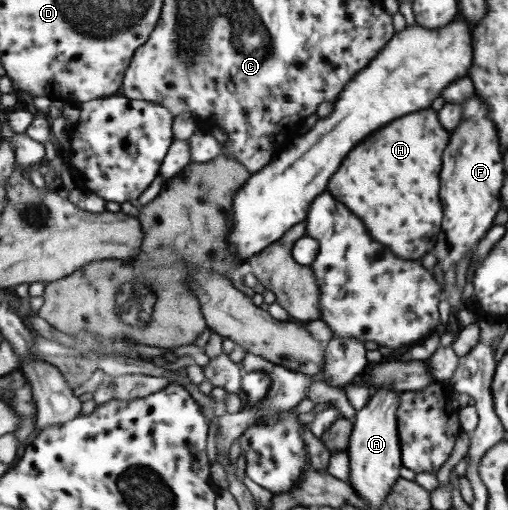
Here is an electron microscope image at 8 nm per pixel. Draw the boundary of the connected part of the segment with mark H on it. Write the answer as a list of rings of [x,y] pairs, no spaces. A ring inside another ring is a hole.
[[[429,108],[423,112],[415,112],[411,116],[403,116],[399,120],[393,120],[373,136],[369,136],[347,160],[343,162],[343,168],[334,174],[328,187],[328,191],[345,203],[363,222],[367,222],[367,228],[371,228],[371,234],[381,244],[389,246],[395,255],[407,260],[417,260],[425,256],[427,252],[434,252],[437,238],[442,233],[443,204],[441,204],[441,168],[443,168],[443,152],[449,144],[451,132],[443,128],[439,114]]]

